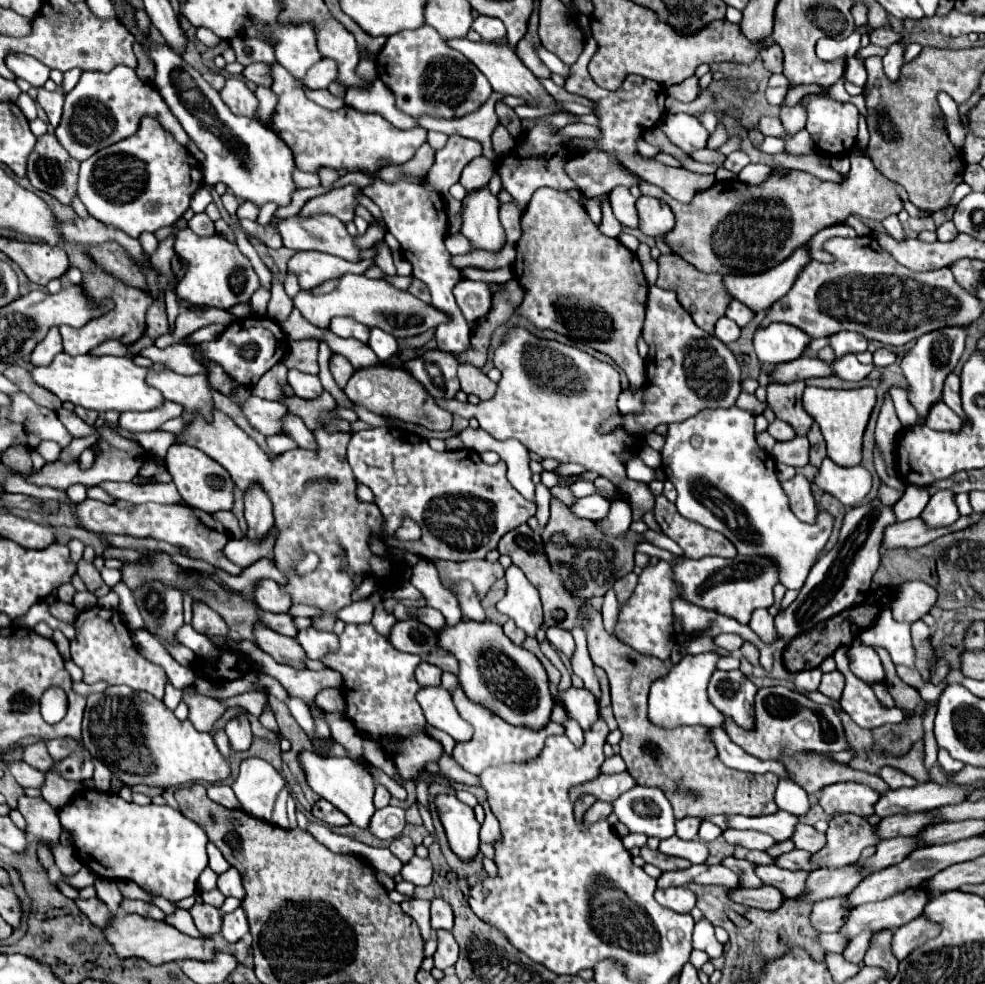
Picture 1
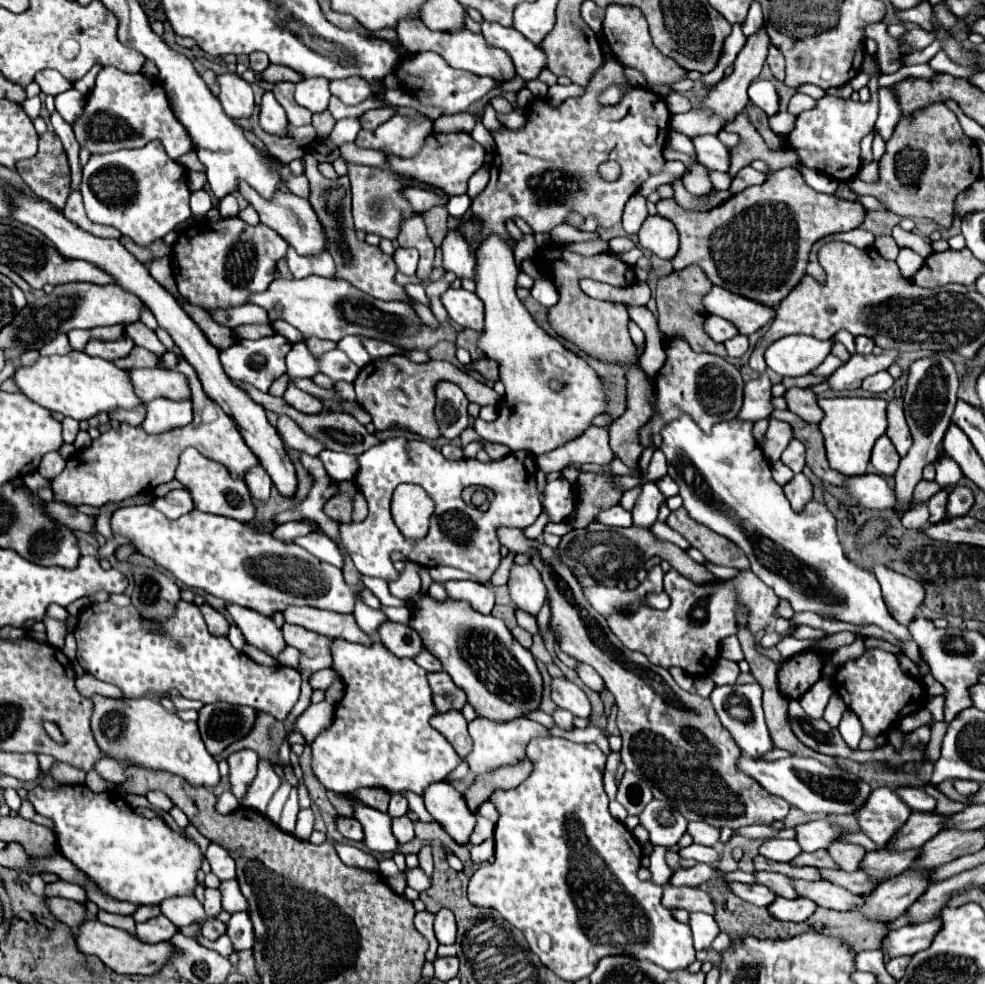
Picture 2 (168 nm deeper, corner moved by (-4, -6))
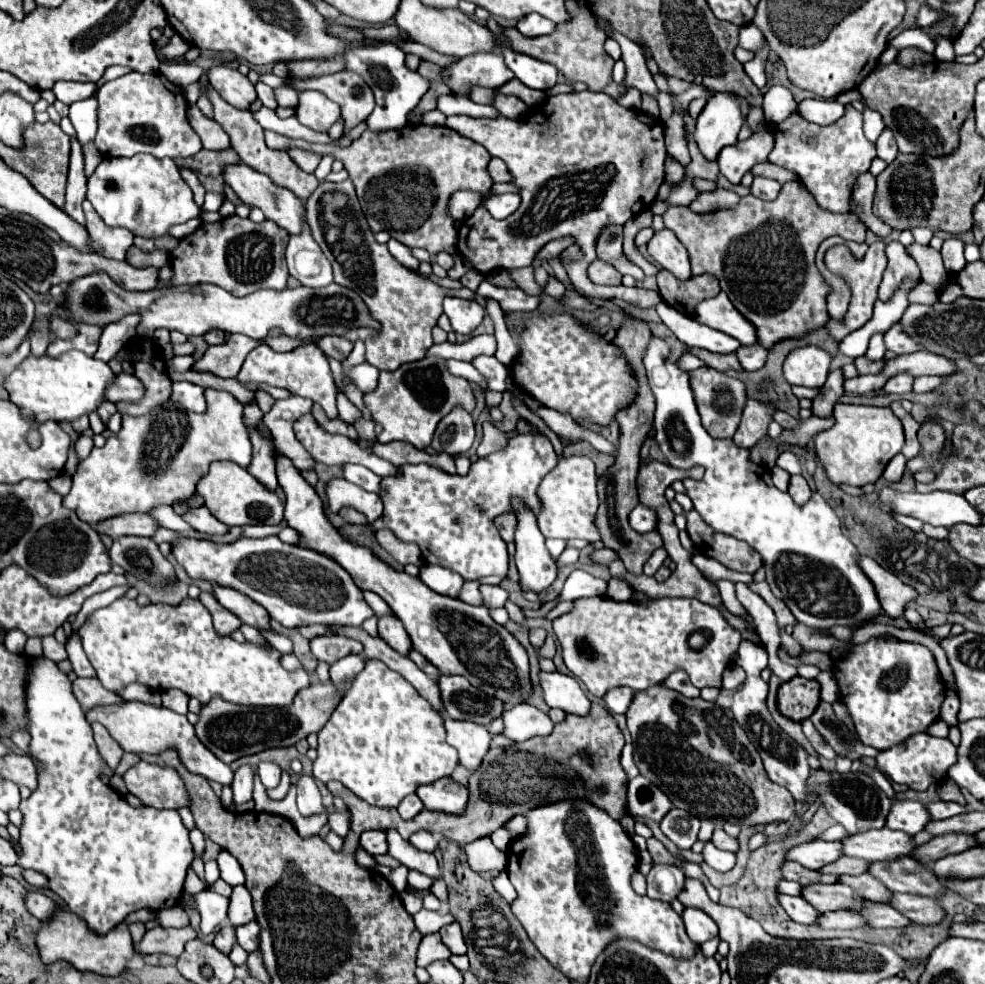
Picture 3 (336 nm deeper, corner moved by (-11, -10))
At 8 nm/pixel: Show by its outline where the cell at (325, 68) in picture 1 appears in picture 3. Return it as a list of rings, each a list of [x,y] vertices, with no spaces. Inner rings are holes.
[[[297,91],[297,119],[315,131],[329,131],[329,127],[339,119],[339,105],[327,99],[321,91]]]

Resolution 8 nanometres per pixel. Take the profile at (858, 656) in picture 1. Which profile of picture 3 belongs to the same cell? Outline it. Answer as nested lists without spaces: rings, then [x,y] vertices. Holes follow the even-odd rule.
[[[873,637],[841,657],[835,663],[833,677],[863,745],[885,751],[903,743],[907,737],[925,731],[939,717],[945,687],[935,657],[919,643],[891,643]]]

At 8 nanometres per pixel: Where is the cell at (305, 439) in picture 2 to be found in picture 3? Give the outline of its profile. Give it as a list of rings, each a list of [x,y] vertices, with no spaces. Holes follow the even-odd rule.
[[[303,415],[301,419],[297,419],[293,431],[299,443],[307,449],[307,453],[311,453],[315,463],[323,463],[323,465],[359,463],[371,469],[373,473],[377,473],[379,477],[395,475],[395,467],[391,463],[363,451],[355,441],[343,435],[327,433],[325,429],[319,427],[313,415]]]

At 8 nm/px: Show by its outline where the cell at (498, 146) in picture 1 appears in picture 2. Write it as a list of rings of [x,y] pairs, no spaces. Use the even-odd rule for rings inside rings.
[[[488,104],[484,111],[482,123],[489,131],[495,131],[496,129],[499,129],[500,127],[503,126],[498,121],[496,115],[497,113],[494,110],[494,108],[490,104]]]

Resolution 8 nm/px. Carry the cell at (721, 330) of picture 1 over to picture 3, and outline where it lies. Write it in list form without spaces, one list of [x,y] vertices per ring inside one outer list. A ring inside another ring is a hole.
[[[759,343],[741,345],[737,351],[737,359],[745,371],[757,371],[763,367],[763,363],[767,359],[767,349],[759,347]]]

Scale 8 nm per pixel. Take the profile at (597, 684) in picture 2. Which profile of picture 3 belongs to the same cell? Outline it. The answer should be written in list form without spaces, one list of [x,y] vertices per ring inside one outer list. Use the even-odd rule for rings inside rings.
[[[611,687],[611,691],[603,695],[603,703],[611,713],[625,713],[631,697],[633,697],[633,691],[629,687]]]

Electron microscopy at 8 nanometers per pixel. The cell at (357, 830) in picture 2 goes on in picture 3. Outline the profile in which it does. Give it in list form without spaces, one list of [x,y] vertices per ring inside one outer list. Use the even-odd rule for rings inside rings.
[[[365,831],[359,837],[359,845],[371,853],[371,855],[379,855],[379,853],[387,853],[387,839],[383,831]]]

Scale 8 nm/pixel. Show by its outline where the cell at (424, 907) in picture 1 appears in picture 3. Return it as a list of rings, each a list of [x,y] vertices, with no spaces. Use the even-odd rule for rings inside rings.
[[[429,933],[421,939],[419,953],[417,953],[417,967],[427,967],[437,959],[449,959],[451,951],[443,945],[439,933]]]

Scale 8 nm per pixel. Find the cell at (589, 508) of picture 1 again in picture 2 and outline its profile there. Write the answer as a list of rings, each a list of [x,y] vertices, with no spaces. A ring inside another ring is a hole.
[[[616,505],[598,515],[598,523],[604,523],[608,527],[630,527],[632,525],[632,513],[624,507]]]

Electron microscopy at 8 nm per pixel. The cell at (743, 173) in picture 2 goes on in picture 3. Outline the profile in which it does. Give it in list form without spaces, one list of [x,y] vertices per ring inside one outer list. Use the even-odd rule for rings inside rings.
[[[755,177],[753,185],[751,185],[751,195],[759,197],[759,199],[775,199],[779,195],[781,185],[773,179],[765,179],[765,177]]]

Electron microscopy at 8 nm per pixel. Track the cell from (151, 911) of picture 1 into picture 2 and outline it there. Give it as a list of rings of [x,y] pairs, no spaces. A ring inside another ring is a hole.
[[[158,915],[154,919],[148,919],[146,923],[138,923],[136,925],[136,937],[140,941],[144,941],[144,943],[170,941],[176,931],[178,929],[174,927],[174,923],[168,917],[164,917],[164,915]]]

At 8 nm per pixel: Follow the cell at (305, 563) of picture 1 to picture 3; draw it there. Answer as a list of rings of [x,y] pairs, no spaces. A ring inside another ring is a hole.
[[[175,533],[171,553],[191,579],[203,579],[213,585],[231,587],[251,597],[255,603],[263,605],[271,619],[279,621],[283,627],[299,627],[311,623],[361,625],[367,617],[373,615],[371,607],[363,603],[363,591],[339,563],[315,551],[287,545],[275,535],[263,539],[239,537],[233,543],[215,543],[209,539],[195,539],[183,533]]]

